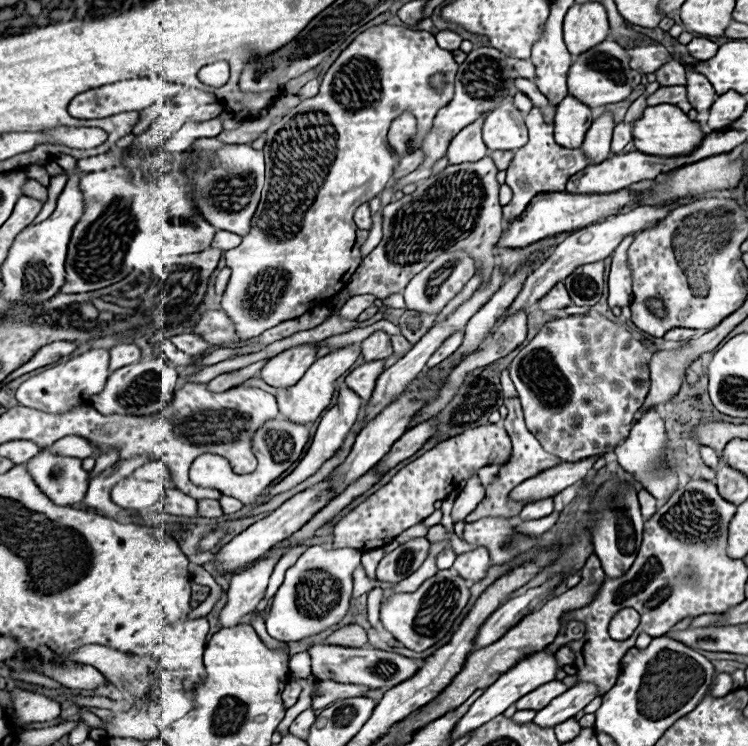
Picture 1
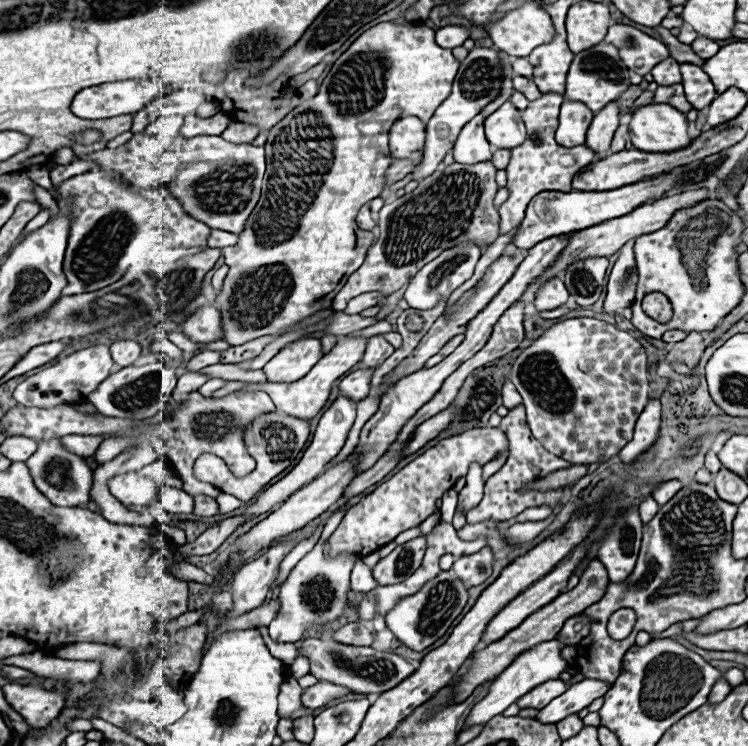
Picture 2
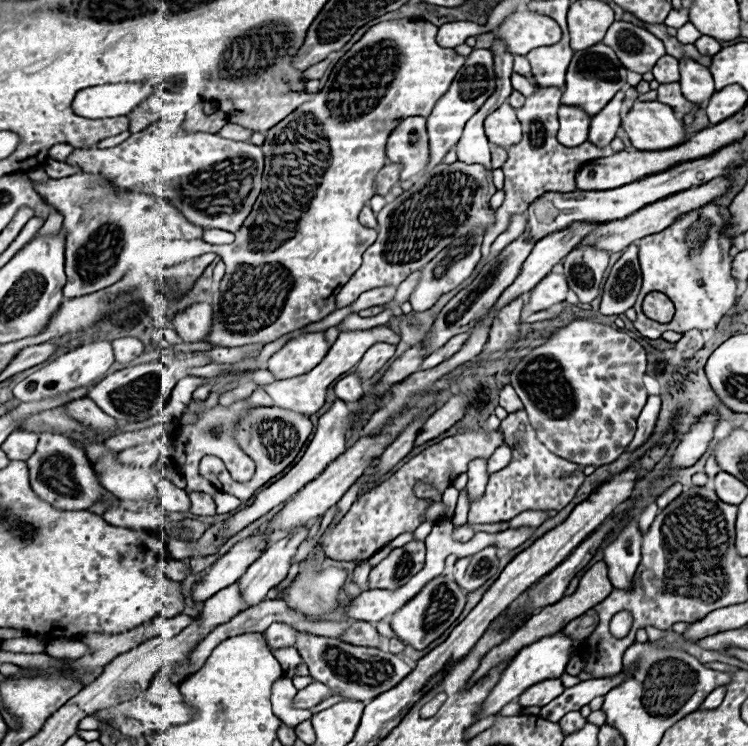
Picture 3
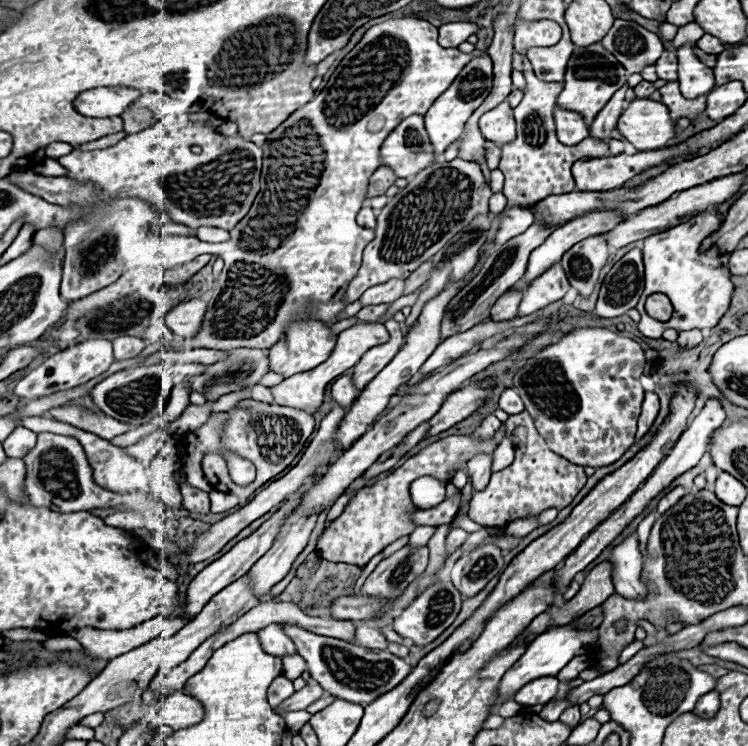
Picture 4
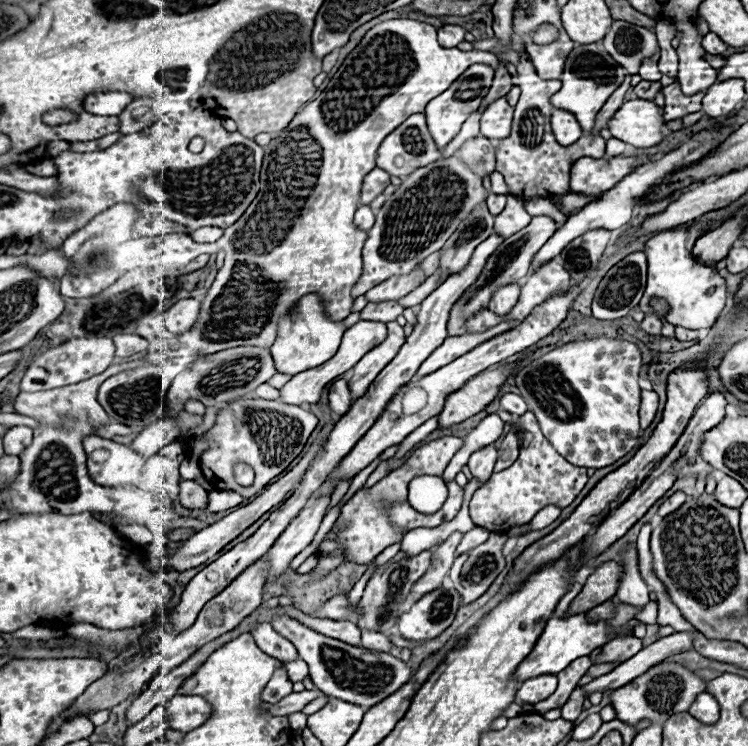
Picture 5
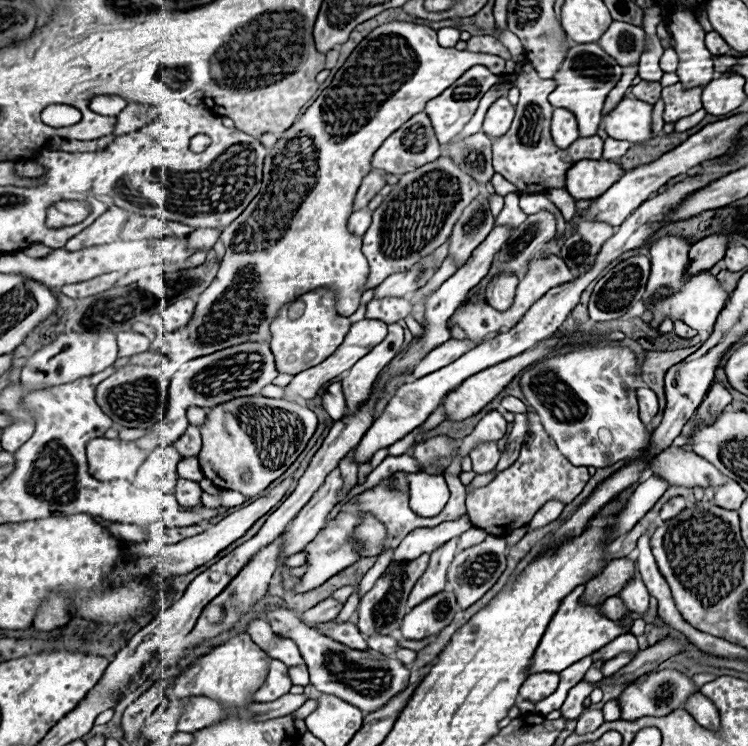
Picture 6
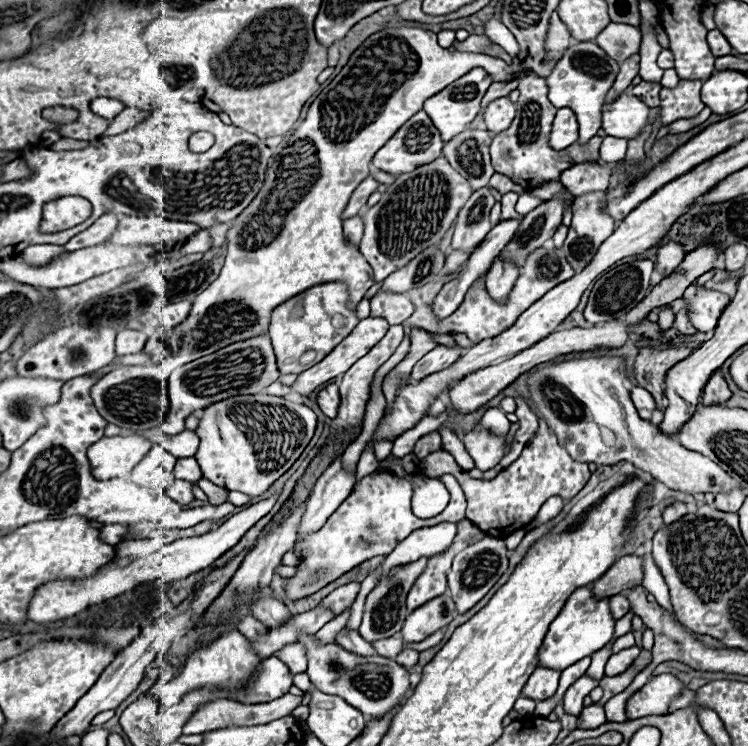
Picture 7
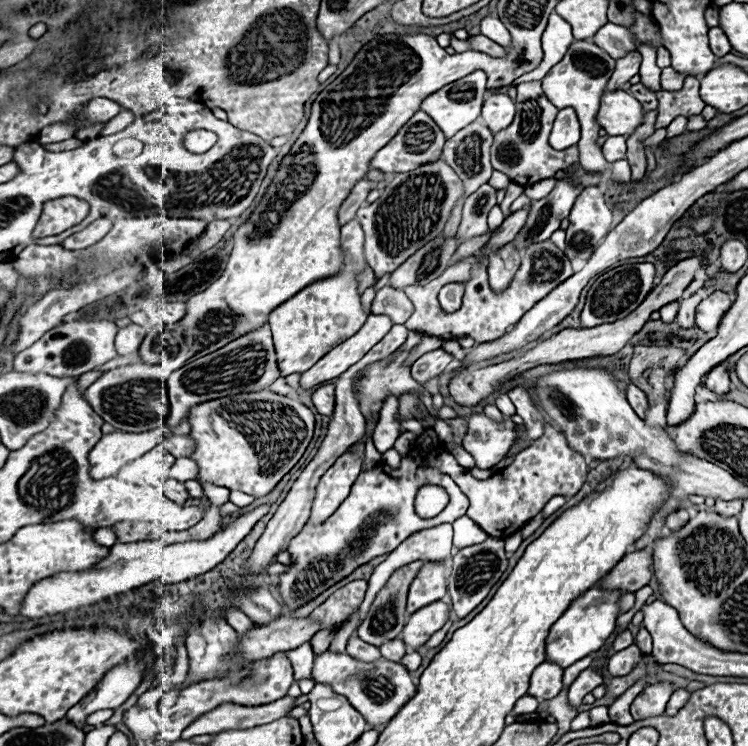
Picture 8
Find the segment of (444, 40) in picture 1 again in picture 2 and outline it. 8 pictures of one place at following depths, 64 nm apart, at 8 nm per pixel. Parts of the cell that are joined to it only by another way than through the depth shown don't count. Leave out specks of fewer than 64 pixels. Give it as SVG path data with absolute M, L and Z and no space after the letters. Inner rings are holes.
M444 26L444 28L436 30L436 42L442 48L462 46L468 36L470 36L470 28L466 28L466 26Z

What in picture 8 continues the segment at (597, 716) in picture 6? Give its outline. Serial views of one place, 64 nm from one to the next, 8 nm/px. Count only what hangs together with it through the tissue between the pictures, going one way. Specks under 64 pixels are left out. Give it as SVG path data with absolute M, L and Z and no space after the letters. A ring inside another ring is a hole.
M596 706L590 710L590 720L592 720L592 726L600 726L602 722L610 722L610 716L608 716L608 706Z

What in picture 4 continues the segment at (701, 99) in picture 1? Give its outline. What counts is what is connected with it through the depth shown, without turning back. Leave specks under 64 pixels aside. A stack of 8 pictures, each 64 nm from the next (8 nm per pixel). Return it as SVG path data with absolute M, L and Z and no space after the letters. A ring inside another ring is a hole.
M688 42L678 48L678 82L686 98L698 98L716 86L714 70L698 60L694 46L694 42Z

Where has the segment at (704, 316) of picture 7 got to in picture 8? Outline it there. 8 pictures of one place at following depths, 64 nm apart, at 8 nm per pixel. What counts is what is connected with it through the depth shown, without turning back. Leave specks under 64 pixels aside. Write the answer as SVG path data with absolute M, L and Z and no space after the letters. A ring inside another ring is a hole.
M718 290L708 298L704 298L704 302L700 302L700 306L696 308L698 328L704 332L716 332L730 306L732 306L732 298Z

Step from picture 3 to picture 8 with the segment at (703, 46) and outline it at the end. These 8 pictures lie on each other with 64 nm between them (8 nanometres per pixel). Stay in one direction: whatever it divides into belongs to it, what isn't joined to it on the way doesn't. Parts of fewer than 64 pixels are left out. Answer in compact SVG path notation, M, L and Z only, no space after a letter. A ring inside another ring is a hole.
M716 26L716 28L710 28L708 38L710 38L710 48L712 48L712 52L714 52L718 58L726 56L726 54L732 50L732 46L730 46L726 34L724 34L718 26Z

